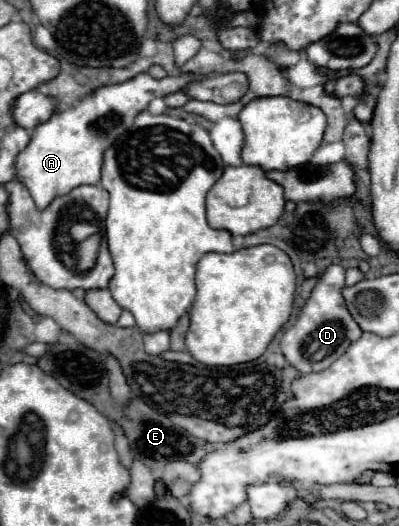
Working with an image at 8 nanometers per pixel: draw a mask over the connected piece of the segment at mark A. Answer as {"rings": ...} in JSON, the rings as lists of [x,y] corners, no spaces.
{"rings":[[[142,73],[126,83],[100,87],[70,109],[56,111],[46,123],[40,123],[28,147],[16,157],[16,179],[30,191],[36,209],[46,209],[54,197],[70,193],[74,187],[98,185],[104,149],[132,127],[134,117],[144,111],[154,97],[176,93],[194,79],[198,79],[196,73],[180,73],[178,77],[164,79],[152,79],[148,73]]]}

